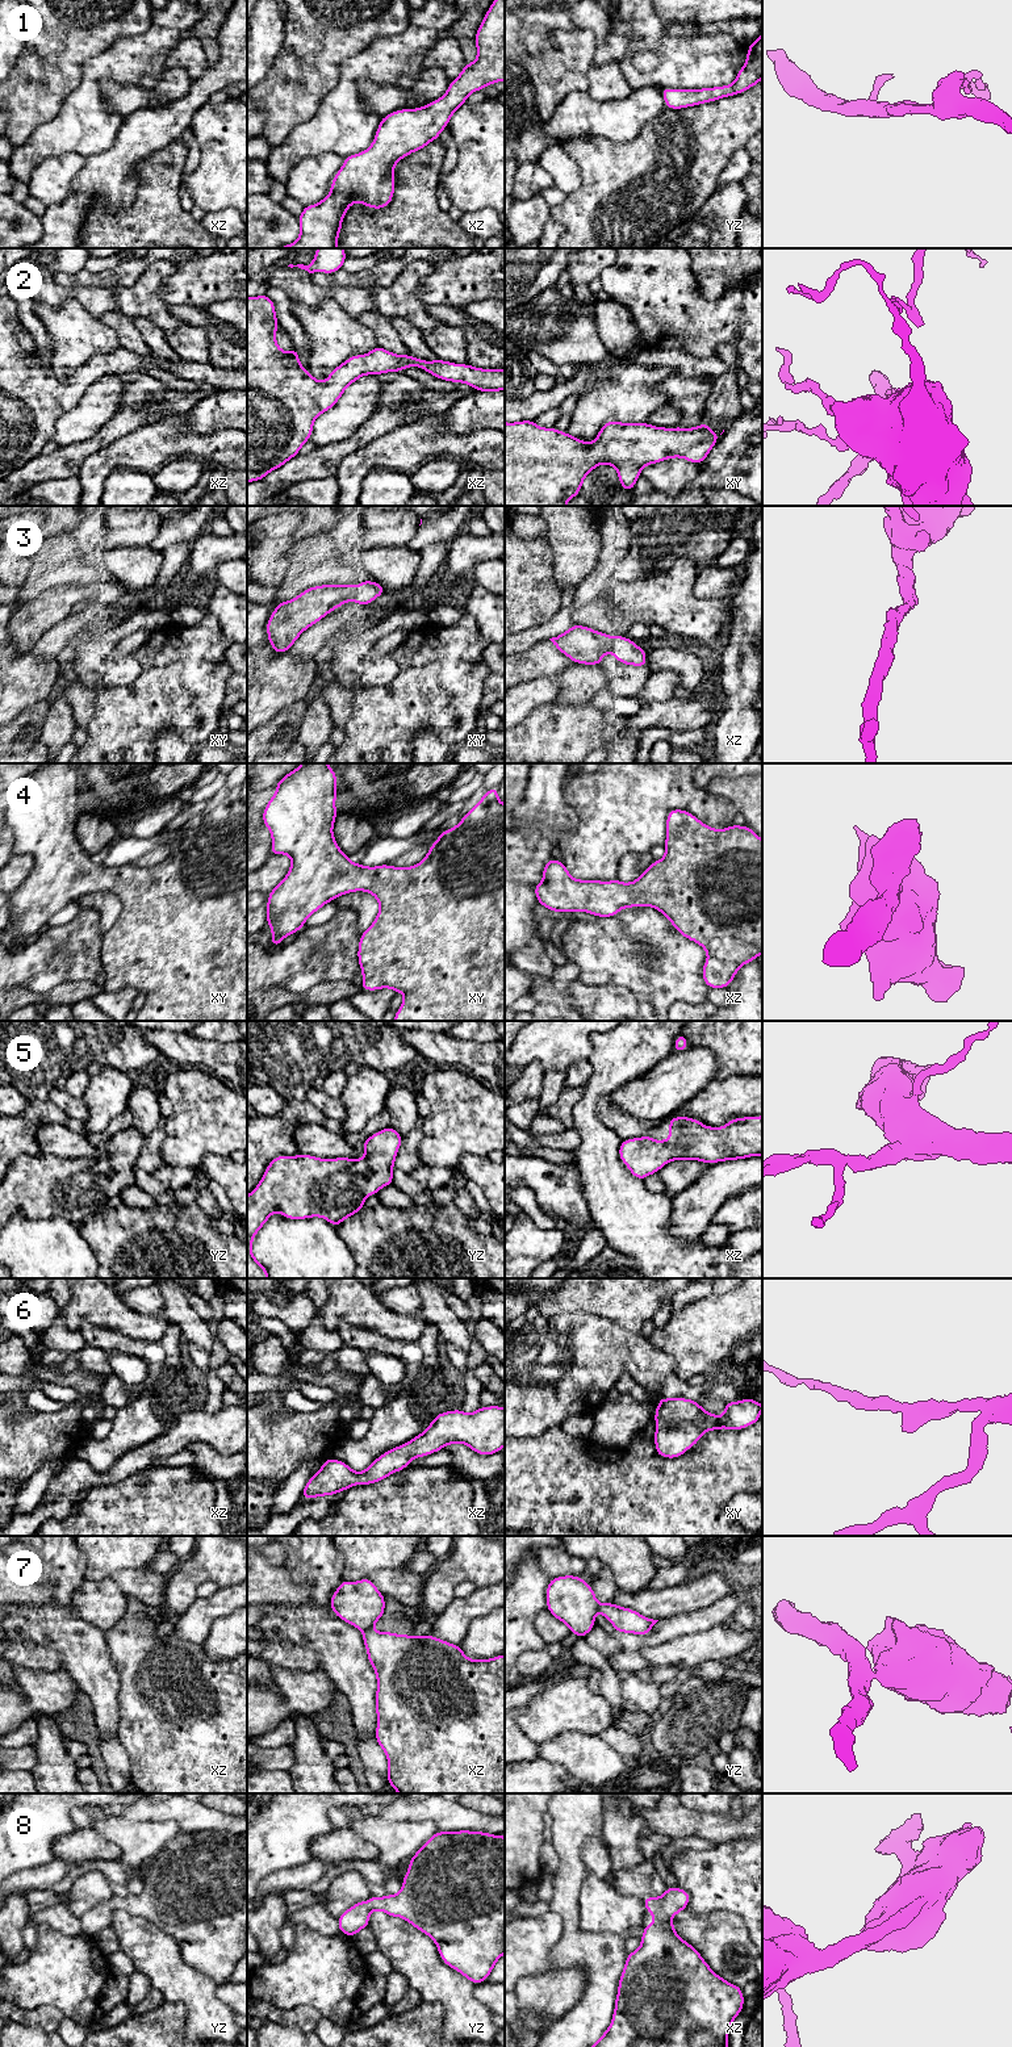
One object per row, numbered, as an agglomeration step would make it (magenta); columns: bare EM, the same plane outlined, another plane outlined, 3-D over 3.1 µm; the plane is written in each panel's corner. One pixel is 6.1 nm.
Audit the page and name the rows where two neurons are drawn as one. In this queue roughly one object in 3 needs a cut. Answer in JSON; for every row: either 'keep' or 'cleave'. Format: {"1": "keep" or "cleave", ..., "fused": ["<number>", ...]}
{"1": "keep", "2": "keep", "3": "keep", "4": "keep", "5": "keep", "6": "keep", "7": "cleave", "8": "keep", "fused": ["7"]}

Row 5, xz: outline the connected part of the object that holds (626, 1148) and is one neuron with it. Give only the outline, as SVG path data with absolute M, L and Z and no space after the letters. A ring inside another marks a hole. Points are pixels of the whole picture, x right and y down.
M762 1115L733 1118L723 1127L704 1126L690 1117L669 1118L669 1139L622 1140L619 1158L632 1176L644 1180L673 1160L706 1164L762 1156Z

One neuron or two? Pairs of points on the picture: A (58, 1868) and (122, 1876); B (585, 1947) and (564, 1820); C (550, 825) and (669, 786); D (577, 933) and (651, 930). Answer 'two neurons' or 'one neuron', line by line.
A: one neuron
B: one neuron
C: two neurons
D: one neuron

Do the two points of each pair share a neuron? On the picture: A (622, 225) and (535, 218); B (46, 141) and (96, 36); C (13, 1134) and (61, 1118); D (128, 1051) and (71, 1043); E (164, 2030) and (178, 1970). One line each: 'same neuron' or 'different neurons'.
A: different neurons
B: different neurons
C: same neuron
D: same neuron
E: different neurons

